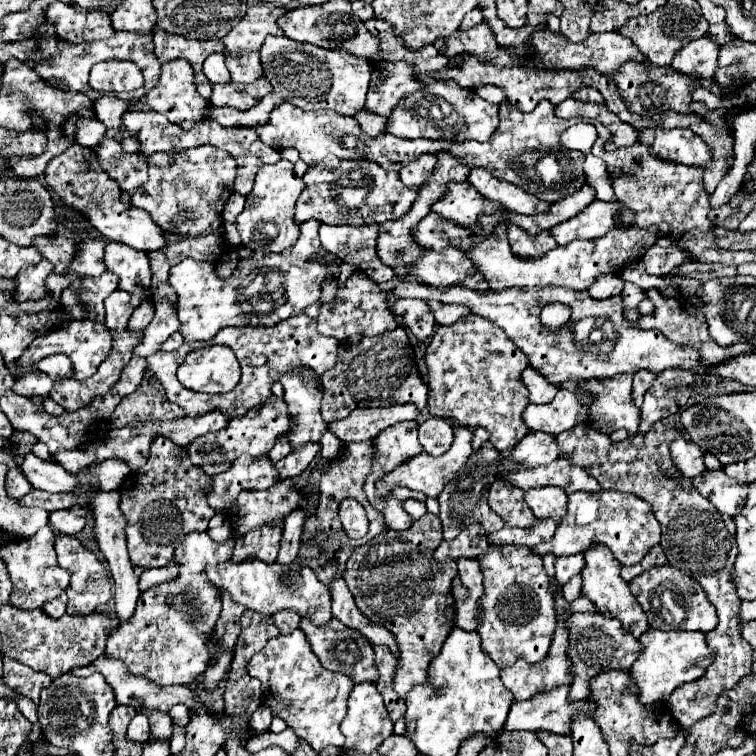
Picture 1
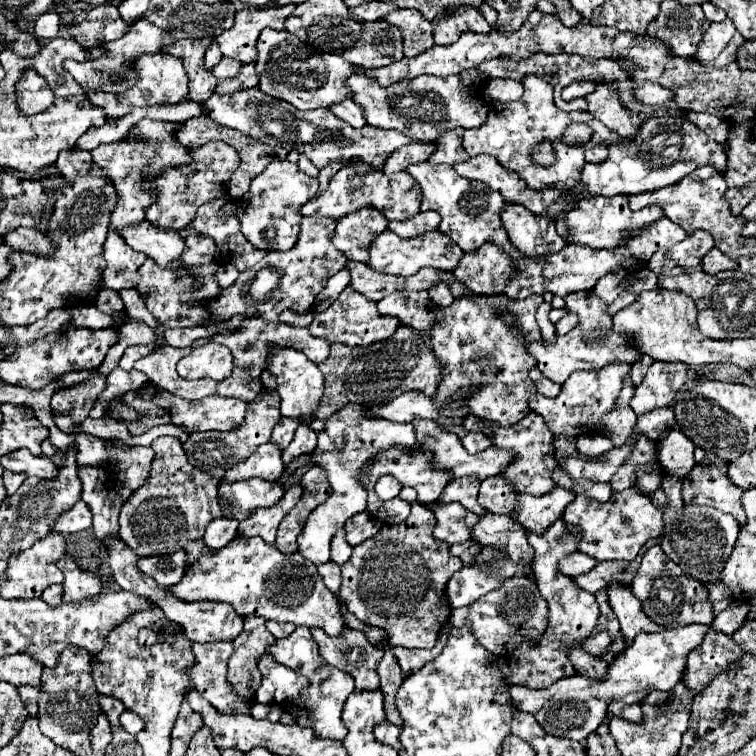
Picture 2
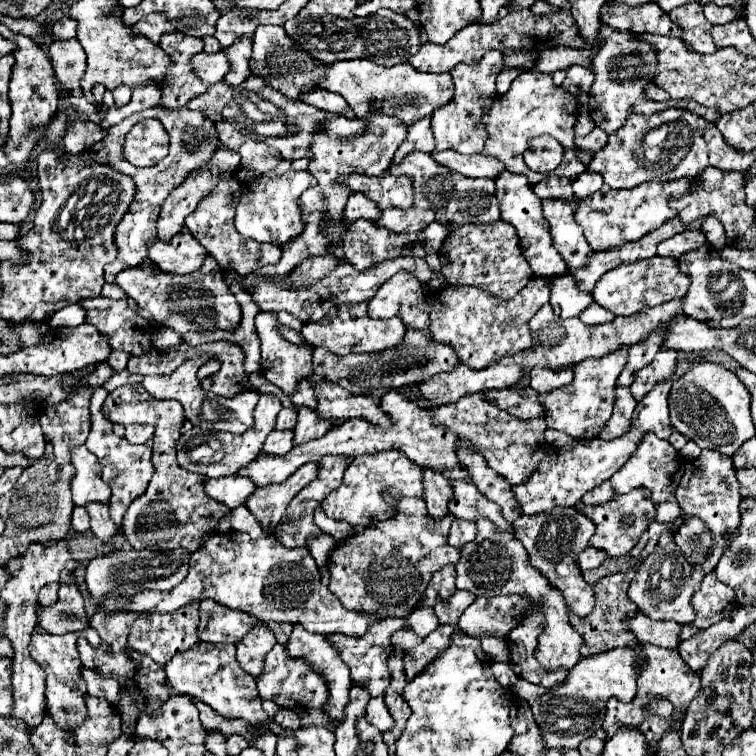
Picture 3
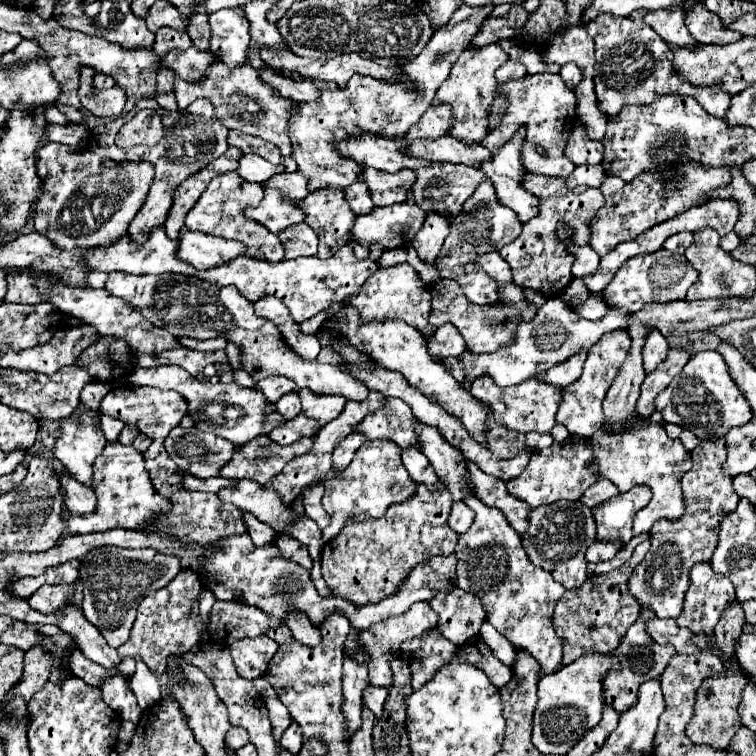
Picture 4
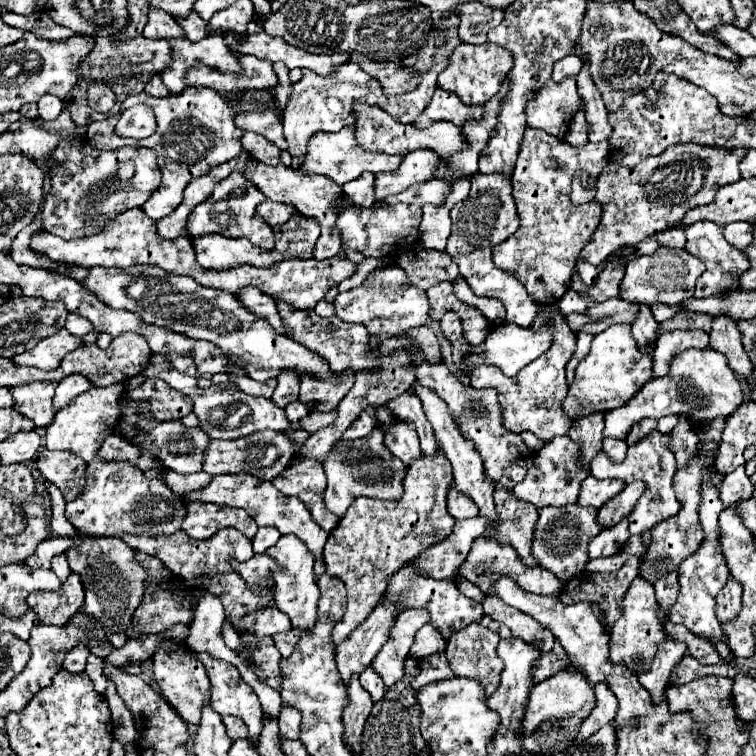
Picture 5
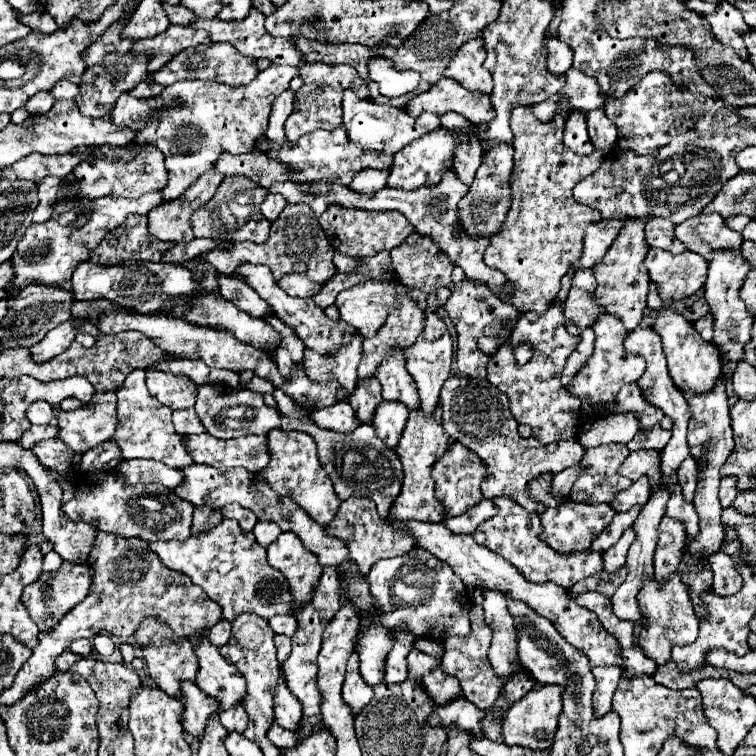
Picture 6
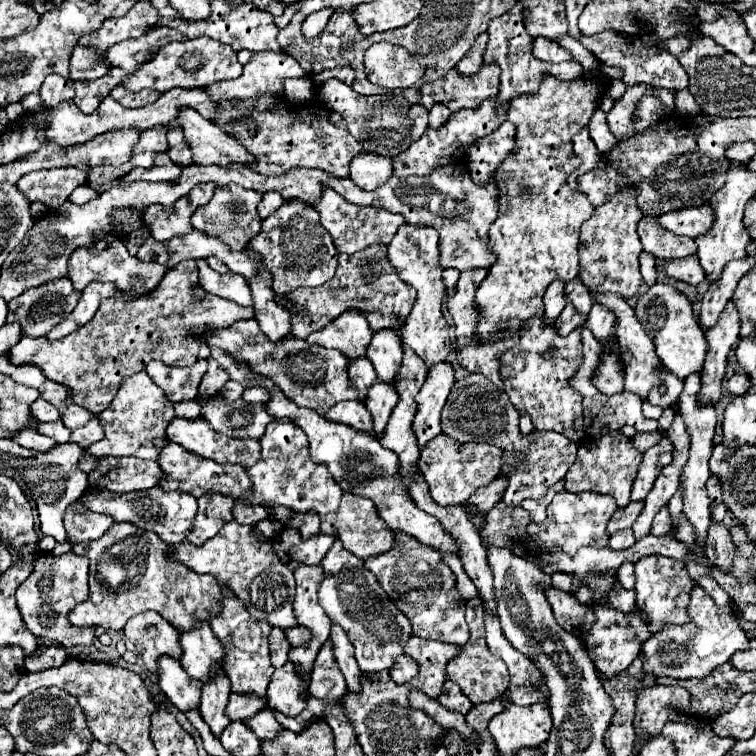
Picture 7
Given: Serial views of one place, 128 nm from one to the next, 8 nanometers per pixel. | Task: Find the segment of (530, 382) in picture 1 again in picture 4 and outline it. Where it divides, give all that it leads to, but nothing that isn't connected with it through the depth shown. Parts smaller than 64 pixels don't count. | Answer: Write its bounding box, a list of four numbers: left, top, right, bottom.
[540,350,588,386]

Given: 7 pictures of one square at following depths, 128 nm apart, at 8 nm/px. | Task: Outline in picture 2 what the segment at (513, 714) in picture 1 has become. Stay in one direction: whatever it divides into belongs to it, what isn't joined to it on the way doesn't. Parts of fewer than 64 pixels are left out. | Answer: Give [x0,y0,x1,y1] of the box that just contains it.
[512,624,708,742]

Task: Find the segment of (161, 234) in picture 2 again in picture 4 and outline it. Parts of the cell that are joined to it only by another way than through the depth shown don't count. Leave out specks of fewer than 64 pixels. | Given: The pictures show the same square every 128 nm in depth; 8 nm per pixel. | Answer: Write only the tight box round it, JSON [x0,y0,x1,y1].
[178,232,246,270]

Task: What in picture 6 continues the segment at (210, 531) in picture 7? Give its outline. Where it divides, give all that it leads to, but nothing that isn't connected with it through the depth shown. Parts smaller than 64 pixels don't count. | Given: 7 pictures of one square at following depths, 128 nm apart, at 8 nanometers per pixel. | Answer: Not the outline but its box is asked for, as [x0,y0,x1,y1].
[192,506,224,534]

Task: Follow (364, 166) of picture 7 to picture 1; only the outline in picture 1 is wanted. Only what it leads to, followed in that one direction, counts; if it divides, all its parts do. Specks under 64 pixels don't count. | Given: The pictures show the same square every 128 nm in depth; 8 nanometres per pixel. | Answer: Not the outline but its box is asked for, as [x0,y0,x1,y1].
[320,224,394,284]

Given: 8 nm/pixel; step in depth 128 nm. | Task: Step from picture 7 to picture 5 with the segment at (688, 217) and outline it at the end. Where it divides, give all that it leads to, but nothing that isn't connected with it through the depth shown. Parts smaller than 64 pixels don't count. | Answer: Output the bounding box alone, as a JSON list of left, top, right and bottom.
[684,220,748,298]

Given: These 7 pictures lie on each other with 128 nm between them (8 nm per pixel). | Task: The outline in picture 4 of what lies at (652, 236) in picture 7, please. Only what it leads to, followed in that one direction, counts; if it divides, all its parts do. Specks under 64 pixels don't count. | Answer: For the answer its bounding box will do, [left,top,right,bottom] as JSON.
[664,232,692,254]

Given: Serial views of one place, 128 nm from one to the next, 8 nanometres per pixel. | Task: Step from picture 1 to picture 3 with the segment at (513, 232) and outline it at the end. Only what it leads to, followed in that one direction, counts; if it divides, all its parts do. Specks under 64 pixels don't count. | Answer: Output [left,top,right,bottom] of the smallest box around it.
[496,172,566,276]

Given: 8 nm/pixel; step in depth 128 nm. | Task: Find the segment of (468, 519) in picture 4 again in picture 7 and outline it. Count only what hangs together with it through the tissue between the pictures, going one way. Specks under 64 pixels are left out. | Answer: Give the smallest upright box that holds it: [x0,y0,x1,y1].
[418,434,504,506]

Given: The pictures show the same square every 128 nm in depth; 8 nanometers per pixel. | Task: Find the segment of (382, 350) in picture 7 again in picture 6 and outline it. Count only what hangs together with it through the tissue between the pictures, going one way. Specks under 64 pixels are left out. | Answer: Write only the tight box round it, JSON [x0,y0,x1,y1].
[376,348,420,408]

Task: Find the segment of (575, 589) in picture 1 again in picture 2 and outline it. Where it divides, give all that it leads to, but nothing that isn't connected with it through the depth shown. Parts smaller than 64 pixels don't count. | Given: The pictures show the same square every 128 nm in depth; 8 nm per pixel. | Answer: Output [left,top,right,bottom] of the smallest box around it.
[574,538,660,594]

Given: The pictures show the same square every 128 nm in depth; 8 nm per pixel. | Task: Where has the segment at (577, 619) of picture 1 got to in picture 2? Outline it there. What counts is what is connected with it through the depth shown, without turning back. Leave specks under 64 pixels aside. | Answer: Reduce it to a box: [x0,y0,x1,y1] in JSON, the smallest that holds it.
[584,632,612,660]

